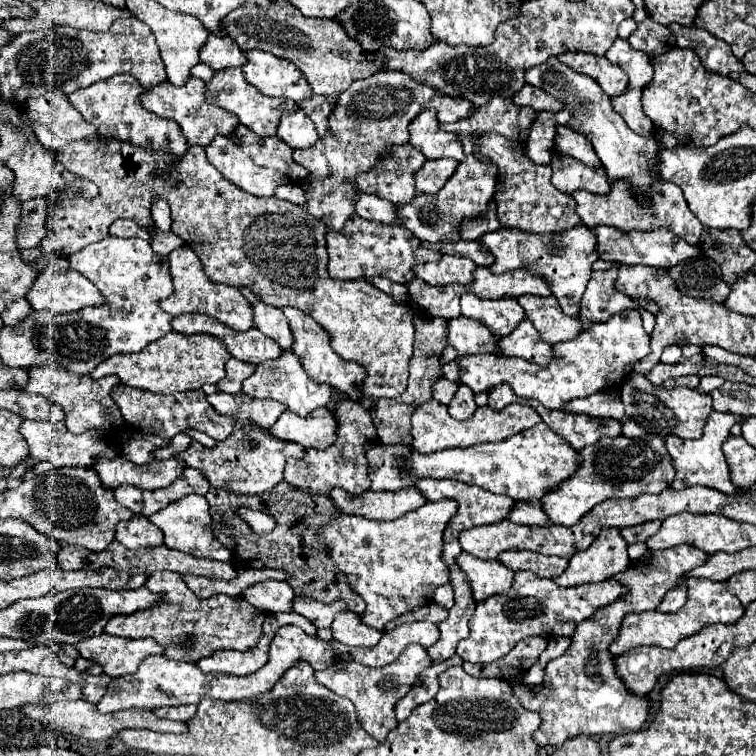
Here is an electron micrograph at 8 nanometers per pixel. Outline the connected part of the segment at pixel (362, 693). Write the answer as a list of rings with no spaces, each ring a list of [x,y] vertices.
[[[408,645],[404,649],[404,653],[386,667],[364,667],[356,661],[342,661],[324,671],[318,671],[316,679],[322,685],[326,685],[330,691],[334,691],[336,695],[348,697],[354,703],[360,721],[364,723],[364,731],[368,735],[372,735],[378,743],[382,743],[386,739],[388,731],[392,731],[398,725],[398,721],[394,717],[396,701],[408,693],[408,689],[416,681],[418,673],[422,673],[430,663],[432,663],[432,659],[428,657],[424,647]]]

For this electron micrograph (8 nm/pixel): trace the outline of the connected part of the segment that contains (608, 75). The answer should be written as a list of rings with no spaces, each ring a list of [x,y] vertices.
[[[566,51],[560,55],[560,61],[570,69],[592,77],[606,95],[620,95],[628,85],[626,73],[622,73],[622,69],[618,69],[614,63],[606,61],[606,57]]]

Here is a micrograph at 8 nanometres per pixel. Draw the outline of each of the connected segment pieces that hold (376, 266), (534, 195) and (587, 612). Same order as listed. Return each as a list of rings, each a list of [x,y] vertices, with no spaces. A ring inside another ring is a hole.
[[[354,215],[342,231],[326,233],[328,245],[328,273],[332,279],[362,279],[362,277],[386,277],[394,283],[408,283],[414,279],[412,267],[418,263],[426,263],[430,257],[422,243],[402,225],[382,225],[374,221],[362,219]]]
[[[480,133],[478,141],[480,147],[476,153],[498,165],[498,179],[502,181],[502,189],[498,189],[496,205],[502,227],[514,227],[532,233],[558,233],[582,225],[582,219],[576,213],[576,201],[552,185],[552,169],[548,165],[534,165],[528,161],[524,155],[524,143],[508,141],[498,133]]]
[[[516,571],[510,591],[488,597],[476,605],[470,619],[470,635],[466,641],[458,643],[456,653],[470,663],[492,663],[512,651],[518,641],[532,635],[572,637],[576,623],[592,617],[598,607],[616,601],[622,593],[626,593],[626,589],[612,579],[578,587],[560,587],[552,579],[540,579],[530,571]]]

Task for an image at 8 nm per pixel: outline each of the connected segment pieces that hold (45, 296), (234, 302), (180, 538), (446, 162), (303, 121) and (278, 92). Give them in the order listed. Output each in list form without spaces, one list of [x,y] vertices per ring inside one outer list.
[[[46,269],[36,277],[36,283],[32,285],[32,289],[28,291],[28,303],[32,305],[32,309],[44,309],[50,313],[72,313],[72,311],[80,311],[84,307],[92,307],[92,305],[102,305],[102,295],[100,291],[94,287],[92,281],[88,281],[82,273],[74,271],[74,269],[66,269],[66,273],[58,273],[58,269]]]
[[[184,245],[184,247],[174,249],[167,257],[174,293],[168,299],[160,301],[162,311],[166,311],[166,313],[170,313],[174,317],[178,317],[182,313],[204,313],[204,315],[210,315],[210,317],[230,325],[236,331],[246,331],[246,329],[250,329],[254,325],[252,323],[250,303],[232,285],[214,285],[214,281],[208,281],[204,277],[204,273],[202,273],[202,263],[198,263],[198,255],[194,253],[194,249]]]
[[[192,493],[188,497],[182,497],[182,501],[174,501],[174,505],[168,505],[166,509],[160,509],[158,513],[150,515],[148,519],[156,527],[162,529],[162,533],[164,533],[164,545],[166,547],[182,551],[182,553],[190,553],[194,557],[210,557],[214,561],[232,563],[232,553],[222,543],[218,543],[212,537],[210,529],[208,529],[210,513],[208,513],[208,501],[206,501],[206,497]]]
[[[432,159],[422,165],[422,169],[414,175],[418,193],[438,193],[446,179],[456,171],[458,161],[454,159]]]
[[[302,109],[284,113],[276,135],[294,149],[306,149],[318,139],[314,123],[310,121],[310,117],[306,117],[306,113],[302,113]]]
[[[246,51],[248,63],[242,67],[244,79],[254,85],[262,95],[268,97],[286,97],[296,103],[312,97],[312,89],[302,75],[302,71],[290,63],[274,57],[266,51]]]

